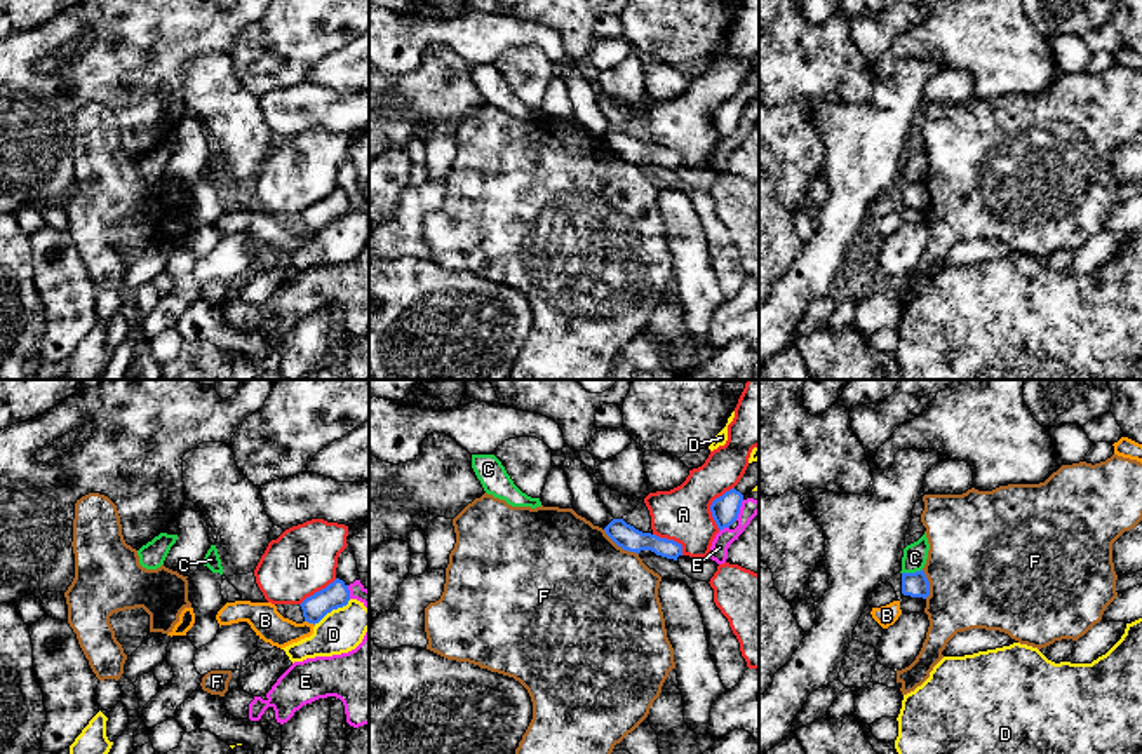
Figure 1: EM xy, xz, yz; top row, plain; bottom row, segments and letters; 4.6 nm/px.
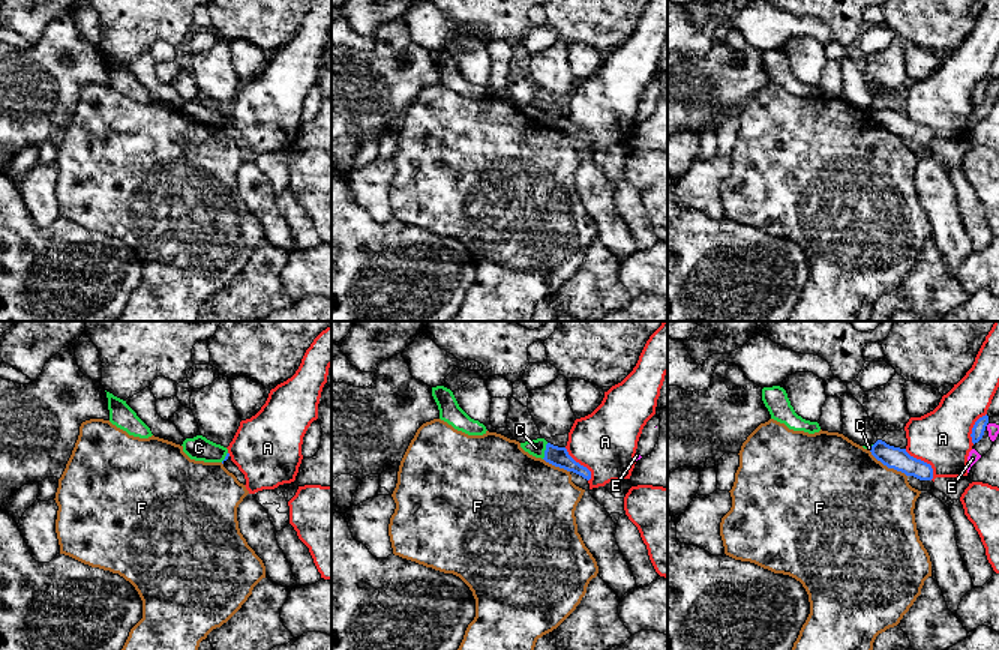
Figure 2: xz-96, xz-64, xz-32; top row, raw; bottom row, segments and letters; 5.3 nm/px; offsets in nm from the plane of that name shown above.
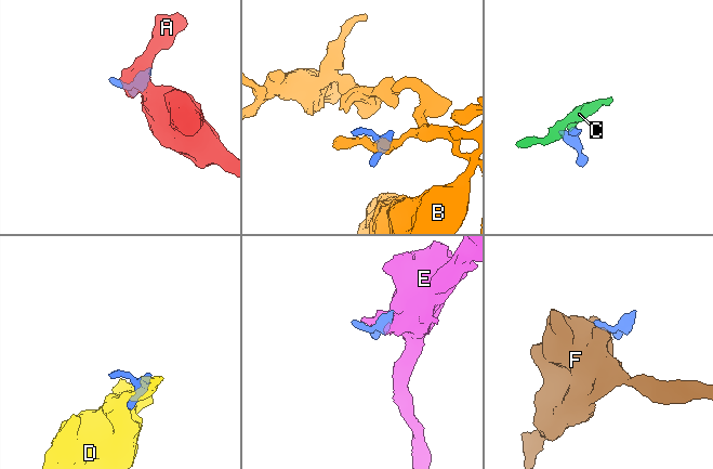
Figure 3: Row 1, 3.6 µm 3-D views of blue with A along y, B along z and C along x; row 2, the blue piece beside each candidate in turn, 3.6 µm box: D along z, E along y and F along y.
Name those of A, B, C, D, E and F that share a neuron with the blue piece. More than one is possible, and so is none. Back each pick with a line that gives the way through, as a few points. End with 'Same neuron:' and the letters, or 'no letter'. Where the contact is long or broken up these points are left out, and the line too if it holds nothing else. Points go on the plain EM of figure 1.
Same neuron: no letter

